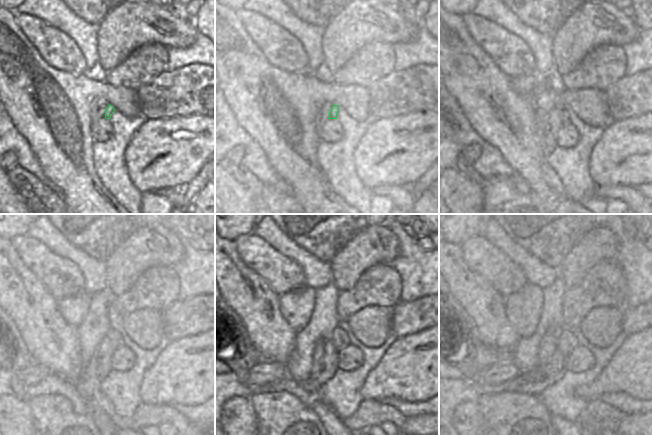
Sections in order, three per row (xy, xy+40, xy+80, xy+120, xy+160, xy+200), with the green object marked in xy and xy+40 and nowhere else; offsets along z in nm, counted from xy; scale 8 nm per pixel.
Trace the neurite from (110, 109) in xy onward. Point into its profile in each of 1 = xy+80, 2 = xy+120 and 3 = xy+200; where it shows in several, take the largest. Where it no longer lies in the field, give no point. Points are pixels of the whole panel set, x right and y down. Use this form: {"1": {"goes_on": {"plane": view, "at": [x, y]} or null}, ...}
{"1": {"goes_on": {"plane": "xy+80", "at": [558, 116]}}, "2": {"goes_on": {"plane": "xy+120", "at": [114, 339]}}, "3": {"goes_on": {"plane": "xy+200", "at": [566, 341]}}}

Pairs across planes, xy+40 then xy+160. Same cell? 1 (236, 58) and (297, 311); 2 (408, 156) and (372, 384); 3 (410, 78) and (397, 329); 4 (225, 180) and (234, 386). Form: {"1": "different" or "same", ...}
{"1": "different", "2": "same", "3": "same", "4": "different"}

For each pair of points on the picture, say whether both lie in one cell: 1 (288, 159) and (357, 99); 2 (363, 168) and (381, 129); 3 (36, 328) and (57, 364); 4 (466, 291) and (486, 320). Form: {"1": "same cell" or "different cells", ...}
{"1": "same cell", "2": "same cell", "3": "same cell", "4": "same cell"}

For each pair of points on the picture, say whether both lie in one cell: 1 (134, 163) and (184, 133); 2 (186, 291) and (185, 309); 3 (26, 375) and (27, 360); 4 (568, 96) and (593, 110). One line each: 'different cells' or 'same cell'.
1: same cell
2: different cells
3: different cells
4: same cell

